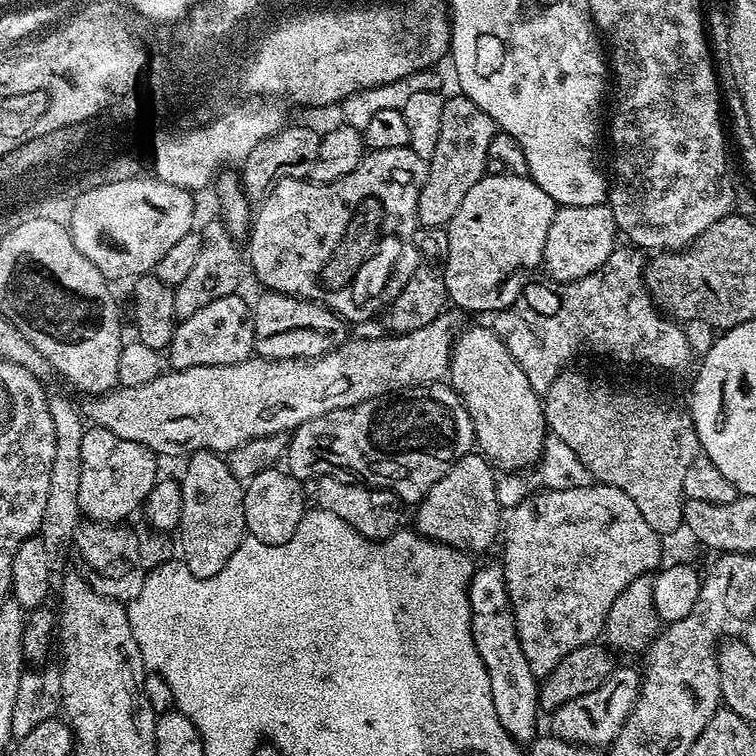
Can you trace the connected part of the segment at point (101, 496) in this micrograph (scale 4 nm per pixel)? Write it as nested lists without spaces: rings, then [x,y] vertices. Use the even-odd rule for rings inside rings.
[[[95,426],[89,427],[82,438],[82,483],[78,486],[78,502],[80,511],[85,517],[101,522],[124,522],[136,507],[143,505],[148,499],[150,490],[155,488],[158,479],[156,473],[158,457],[155,452],[138,442],[126,442],[126,438],[118,438],[110,430]]]

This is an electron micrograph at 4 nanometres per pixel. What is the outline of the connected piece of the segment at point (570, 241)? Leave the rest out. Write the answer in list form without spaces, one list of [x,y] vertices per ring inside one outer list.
[[[607,203],[569,208],[560,206],[557,207],[550,222],[550,231],[546,234],[542,268],[556,282],[586,278],[586,274],[594,274],[594,270],[598,270],[598,266],[602,266],[617,247],[618,229]]]

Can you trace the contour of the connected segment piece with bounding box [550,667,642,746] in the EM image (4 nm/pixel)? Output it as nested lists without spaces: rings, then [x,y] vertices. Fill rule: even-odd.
[[[617,667],[598,690],[590,690],[590,694],[582,694],[582,698],[570,698],[564,706],[558,706],[551,713],[551,731],[555,735],[568,740],[571,744],[587,744],[589,746],[608,746],[614,738],[618,738],[618,730],[626,722],[626,718],[634,710],[636,700],[640,697],[642,676],[632,668]]]

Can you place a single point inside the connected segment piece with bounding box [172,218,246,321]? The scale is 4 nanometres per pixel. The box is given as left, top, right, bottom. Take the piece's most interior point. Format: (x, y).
(216, 273)

